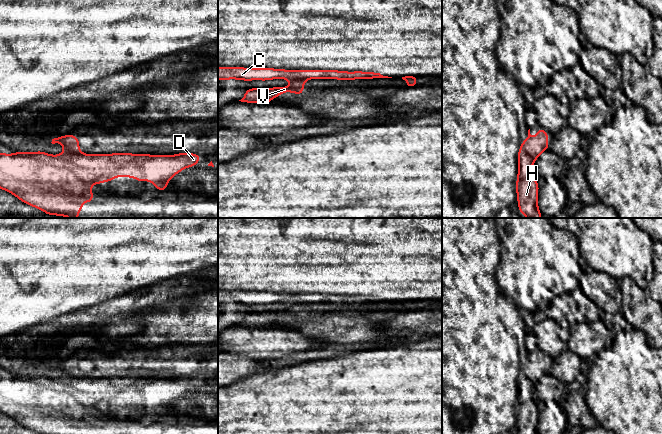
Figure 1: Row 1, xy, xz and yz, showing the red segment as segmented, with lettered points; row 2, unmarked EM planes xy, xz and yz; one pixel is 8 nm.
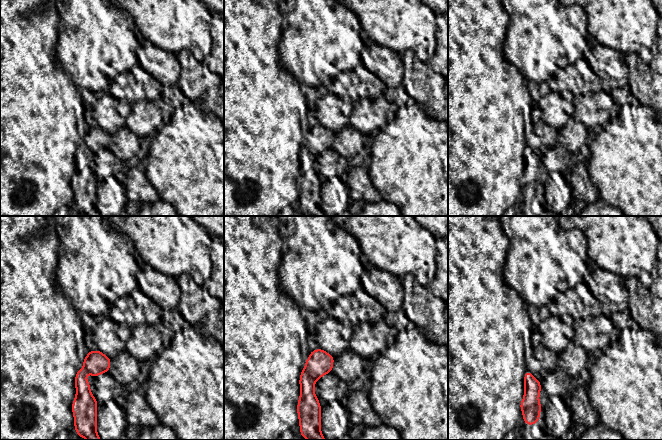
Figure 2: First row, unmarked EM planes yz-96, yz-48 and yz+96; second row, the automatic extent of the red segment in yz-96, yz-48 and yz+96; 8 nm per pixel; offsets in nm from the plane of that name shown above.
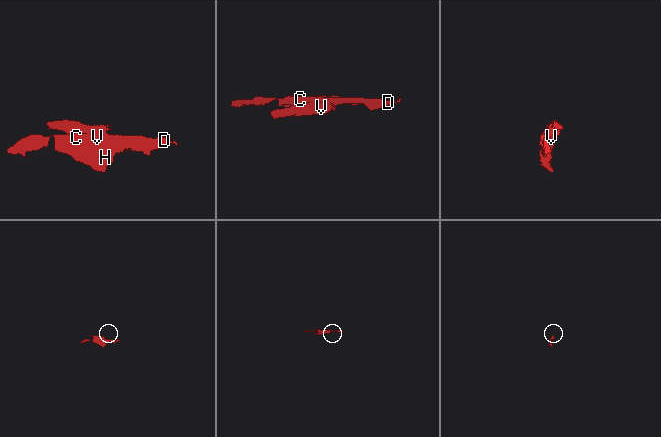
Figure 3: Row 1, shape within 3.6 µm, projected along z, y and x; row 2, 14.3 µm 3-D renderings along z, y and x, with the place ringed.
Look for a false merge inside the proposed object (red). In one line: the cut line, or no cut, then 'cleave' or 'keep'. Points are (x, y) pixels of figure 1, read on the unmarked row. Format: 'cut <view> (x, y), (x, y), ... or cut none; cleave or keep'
cut xy (64, 372), (80, 377); cleave

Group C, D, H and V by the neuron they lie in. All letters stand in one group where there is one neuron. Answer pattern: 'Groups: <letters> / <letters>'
Groups: C D H / V

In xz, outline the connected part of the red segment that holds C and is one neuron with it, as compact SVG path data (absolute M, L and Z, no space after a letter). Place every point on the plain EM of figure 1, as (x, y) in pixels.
M218 291L218 304L272 304L286 303L295 305L299 303L338 303L338 304L354 304L354 303L375 303L375 302L392 302L383 300L376 296L347 296L337 294L284 294L273 292L242 292L242 291Z

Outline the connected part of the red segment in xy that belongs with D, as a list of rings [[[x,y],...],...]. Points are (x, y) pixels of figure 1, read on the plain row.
[[[64,373],[62,378],[51,379],[42,375],[0,377],[0,412],[15,419],[22,426],[40,434],[81,434],[84,426],[93,426],[91,409],[113,405],[114,401],[132,401],[137,405],[151,405],[160,415],[167,413],[167,406],[181,394],[195,390],[202,379],[179,377],[177,379],[148,378],[75,378]]]

